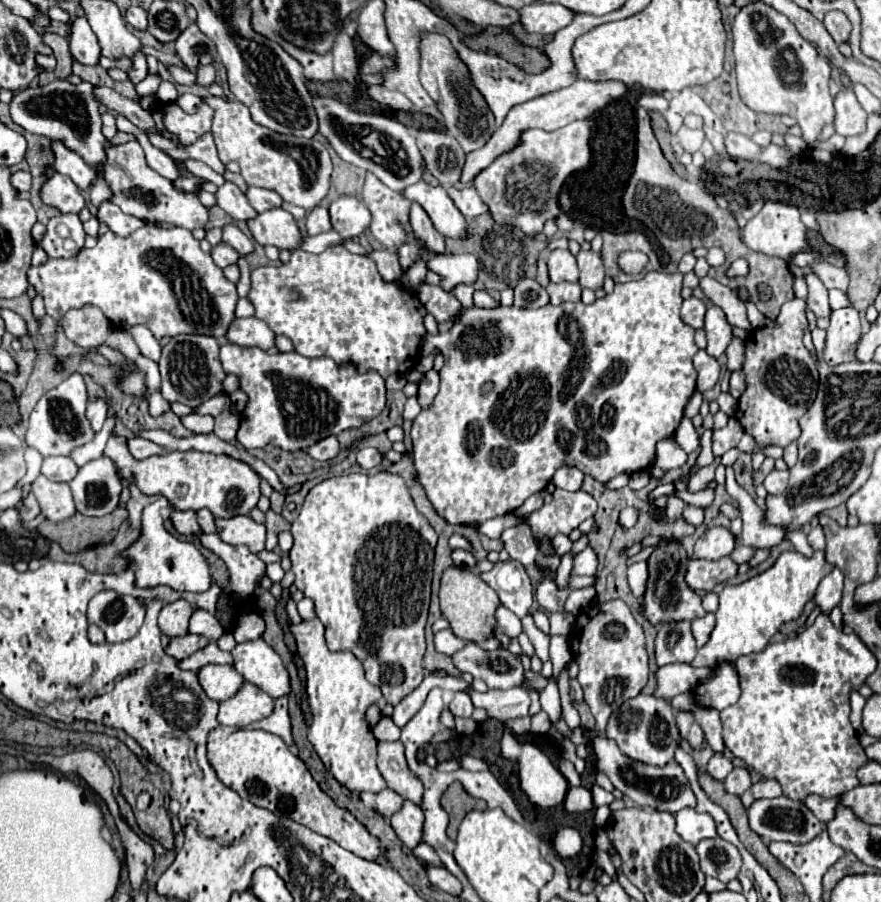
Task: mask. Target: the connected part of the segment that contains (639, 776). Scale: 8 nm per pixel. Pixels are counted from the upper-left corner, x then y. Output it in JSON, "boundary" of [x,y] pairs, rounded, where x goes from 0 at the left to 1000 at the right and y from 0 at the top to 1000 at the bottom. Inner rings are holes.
{"boundary":[[[674,815],[667,819],[667,824],[674,830],[677,837],[677,853],[679,857],[686,857],[695,870],[706,877],[708,881],[713,881],[720,890],[724,890],[726,895],[742,895],[747,899],[758,899],[758,901],[767,901],[776,895],[788,895],[790,892],[790,884],[781,870],[781,864],[776,861],[776,855],[772,853],[772,848],[767,848],[767,844],[758,844],[754,850],[745,850],[745,848],[733,848],[726,846],[722,841],[711,839],[708,835],[704,835],[701,826],[683,815]]]}

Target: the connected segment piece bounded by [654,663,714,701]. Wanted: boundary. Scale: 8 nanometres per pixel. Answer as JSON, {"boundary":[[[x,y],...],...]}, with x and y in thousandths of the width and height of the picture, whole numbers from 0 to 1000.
{"boundary":[[[774,735],[774,737],[754,737],[754,739],[747,739],[747,744],[745,744],[745,755],[747,755],[747,759],[745,759],[742,771],[760,777],[760,775],[763,775],[765,771],[770,771],[770,768],[784,768],[792,755],[804,753],[804,751],[808,751],[808,748],[810,748],[810,742],[788,742],[785,737],[779,737],[779,735]]]}

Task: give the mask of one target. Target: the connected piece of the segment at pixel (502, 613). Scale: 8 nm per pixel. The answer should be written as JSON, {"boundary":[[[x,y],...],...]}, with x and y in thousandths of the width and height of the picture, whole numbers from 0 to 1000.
{"boundary":[[[568,669],[565,675],[563,675],[563,686],[565,686],[568,697],[572,697],[572,702],[577,702],[577,706],[581,706],[581,715],[579,715],[579,717],[581,717],[581,724],[588,724],[588,726],[593,728],[595,737],[602,737],[602,728],[599,728],[595,722],[590,722],[590,715],[588,715],[588,711],[586,711],[588,702],[593,700],[590,686],[588,686],[579,675],[574,675],[570,669]]]}

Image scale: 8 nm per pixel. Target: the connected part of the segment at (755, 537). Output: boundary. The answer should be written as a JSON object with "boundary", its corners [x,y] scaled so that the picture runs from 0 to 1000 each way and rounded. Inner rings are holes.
{"boundary":[[[824,518],[824,544],[829,547],[831,553],[838,555],[838,562],[842,567],[842,604],[851,604],[858,609],[865,606],[879,606],[892,598],[892,589],[881,582],[869,582],[865,580],[865,564],[856,558],[856,553],[833,533],[833,522],[831,518]]]}

